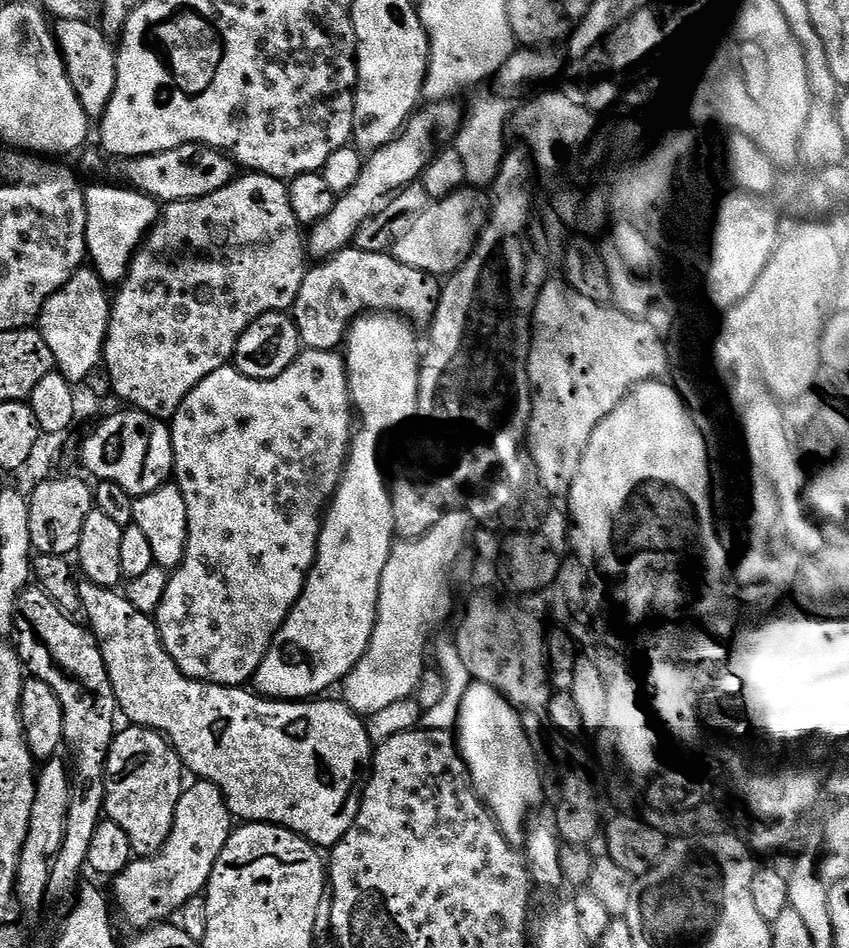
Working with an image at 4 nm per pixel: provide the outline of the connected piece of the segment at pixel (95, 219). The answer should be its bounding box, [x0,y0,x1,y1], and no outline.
[82,184,154,286]

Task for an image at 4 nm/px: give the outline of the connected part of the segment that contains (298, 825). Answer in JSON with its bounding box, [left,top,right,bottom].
[79,582,362,849]

